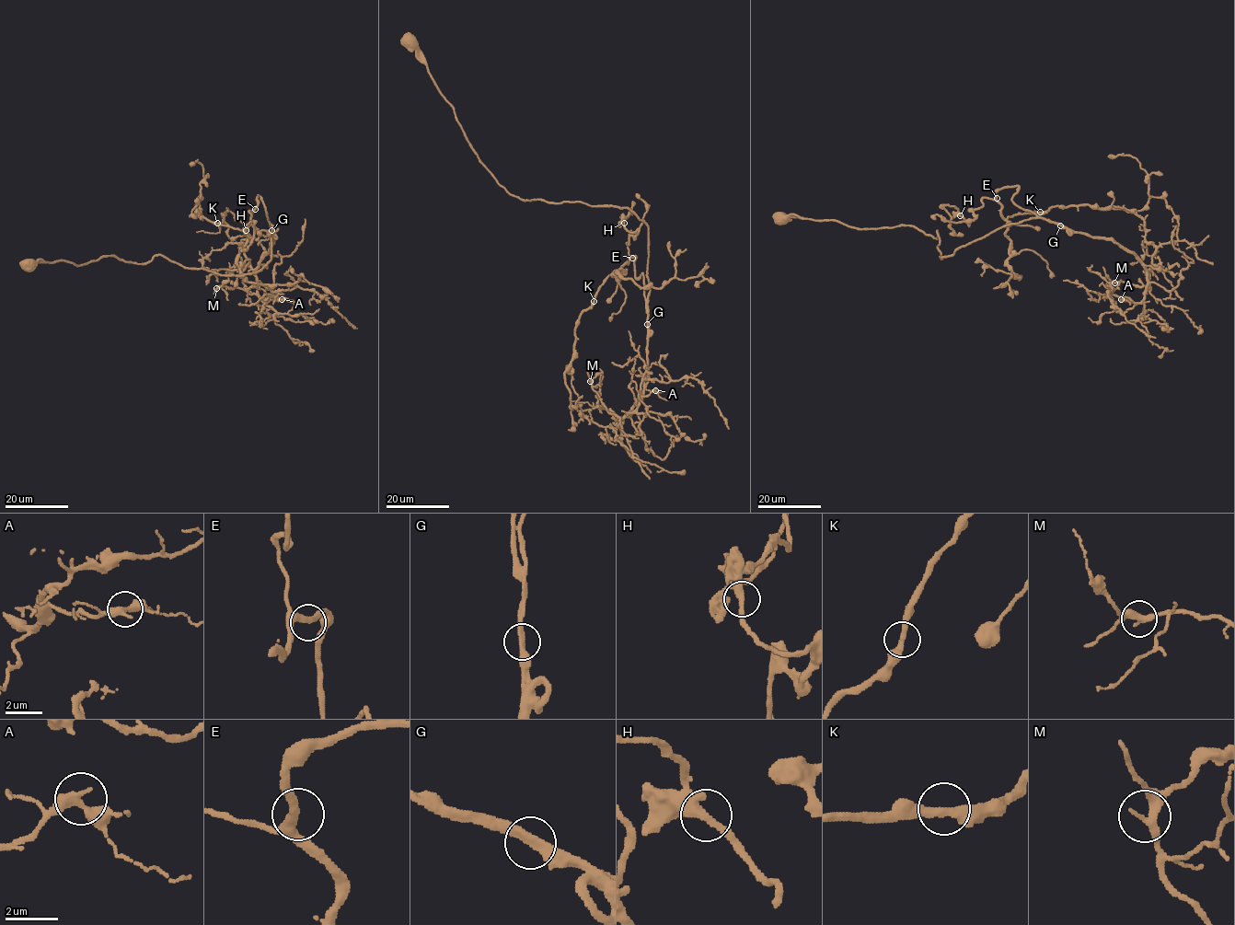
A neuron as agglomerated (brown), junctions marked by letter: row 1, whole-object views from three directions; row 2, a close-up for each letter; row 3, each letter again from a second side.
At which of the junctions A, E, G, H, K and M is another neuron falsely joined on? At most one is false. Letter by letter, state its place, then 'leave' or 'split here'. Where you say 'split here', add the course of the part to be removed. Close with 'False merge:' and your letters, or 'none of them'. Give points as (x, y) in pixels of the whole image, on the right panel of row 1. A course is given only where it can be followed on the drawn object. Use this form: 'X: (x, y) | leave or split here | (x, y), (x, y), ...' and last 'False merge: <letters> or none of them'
A: (1121, 299) | leave
E: (997, 198) | leave
G: (1060, 225) | leave
H: (960, 215) | leave
K: (1040, 212) | leave
M: (1114, 283) | leave
False merge: none of them

